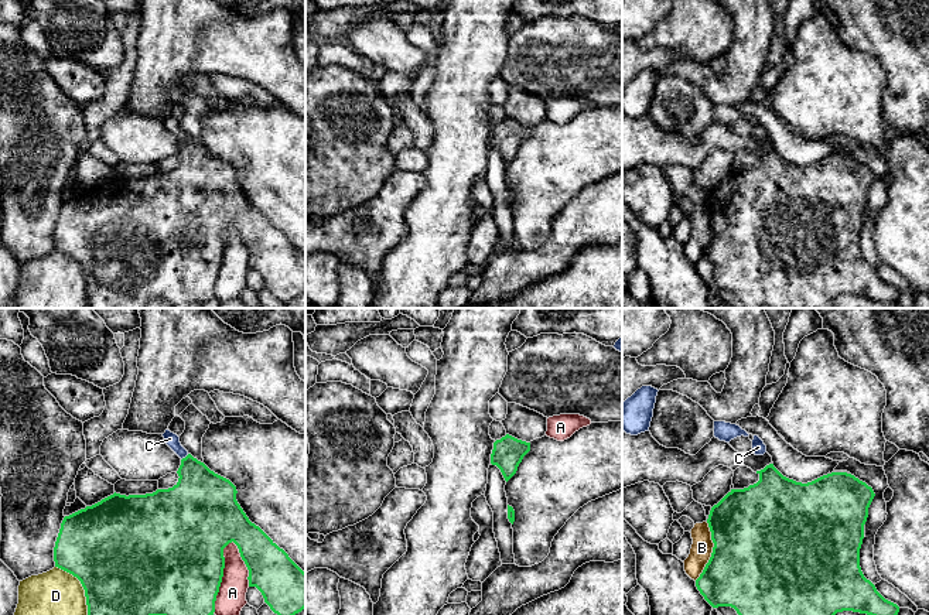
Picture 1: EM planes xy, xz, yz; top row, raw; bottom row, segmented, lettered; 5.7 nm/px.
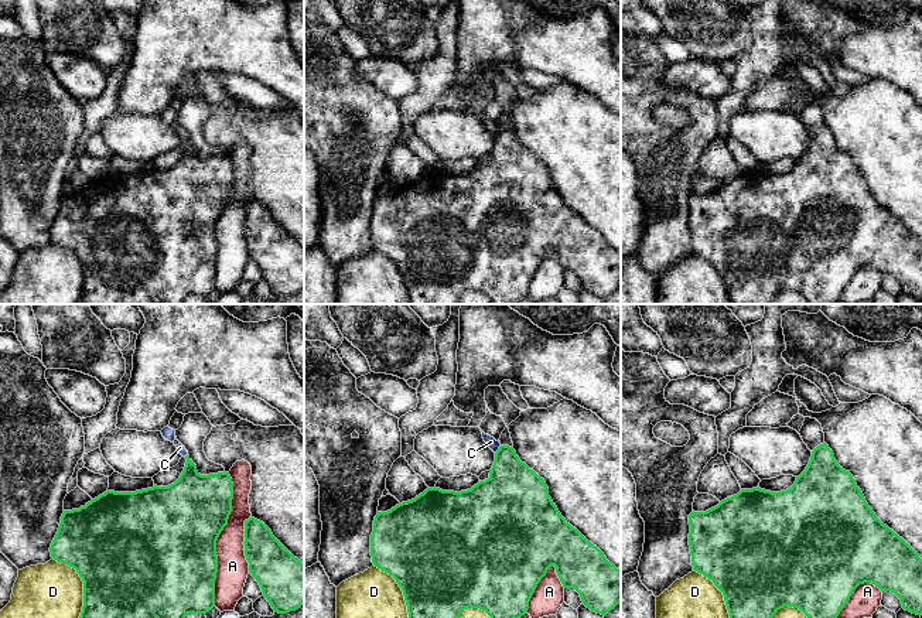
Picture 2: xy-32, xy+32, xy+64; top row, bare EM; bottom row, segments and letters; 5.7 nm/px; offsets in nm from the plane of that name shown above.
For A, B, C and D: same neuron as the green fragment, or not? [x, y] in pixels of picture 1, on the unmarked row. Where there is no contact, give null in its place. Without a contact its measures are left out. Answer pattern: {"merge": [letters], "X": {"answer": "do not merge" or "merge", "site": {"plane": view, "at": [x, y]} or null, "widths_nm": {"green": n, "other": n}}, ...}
{"merge": [], "A": {"answer": "do not merge", "site": {"plane": "xy", "at": [222, 259]}, "widths_nm": {"green": 500, "other": 160}}, "B": {"answer": "do not merge", "site": {"plane": "yz", "at": [713, 235]}, "widths_nm": {"green": 500, "other": 120}}, "C": {"answer": "do not merge", "site": {"plane": "xy", "at": [185, 140]}, "widths_nm": {"green": 320, "other": 80}}, "D": {"answer": "do not merge", "site": {"plane": "xy", "at": [85, 274]}, "widths_nm": {"green": 500, "other": 400}}}

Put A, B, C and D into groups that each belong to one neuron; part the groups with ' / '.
A / B / C / D

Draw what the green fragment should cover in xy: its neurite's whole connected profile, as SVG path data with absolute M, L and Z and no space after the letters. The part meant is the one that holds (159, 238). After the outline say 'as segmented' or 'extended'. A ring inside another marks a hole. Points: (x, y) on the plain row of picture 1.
M191 137L181 143L177 157L180 161L173 171L157 172L156 175L146 178L129 180L115 175L92 189L86 189L85 192L64 201L54 230L54 245L55 250L72 257L81 264L88 288L86 308L146 308L150 300L165 300L170 303L171 308L188 308L192 303L205 304L215 295L215 284L225 252L223 232L232 225L238 229L240 240L249 253L249 270L256 270L262 276L264 286L270 293L283 303L288 303L301 295L305 291L305 256L259 209L249 204L236 184L236 170L229 163L211 154L204 146L198 144Z; as segmented

